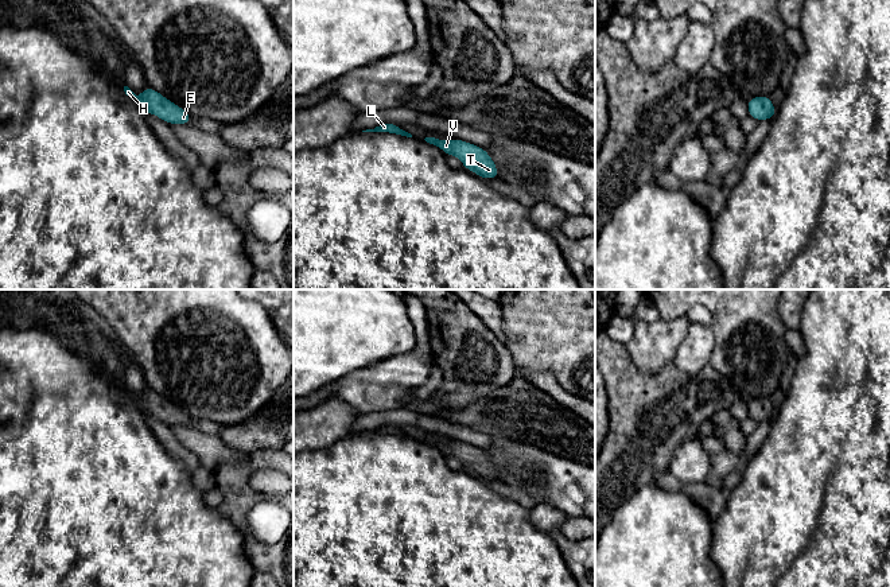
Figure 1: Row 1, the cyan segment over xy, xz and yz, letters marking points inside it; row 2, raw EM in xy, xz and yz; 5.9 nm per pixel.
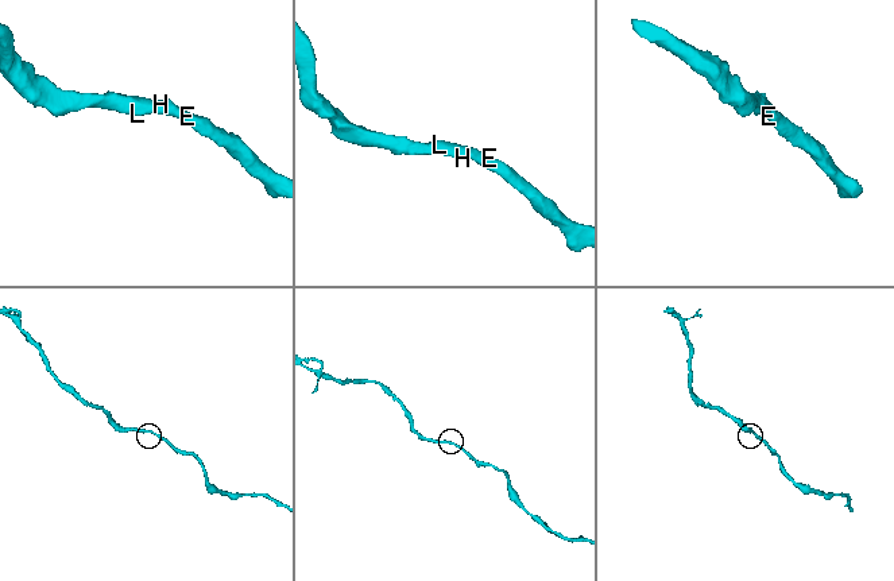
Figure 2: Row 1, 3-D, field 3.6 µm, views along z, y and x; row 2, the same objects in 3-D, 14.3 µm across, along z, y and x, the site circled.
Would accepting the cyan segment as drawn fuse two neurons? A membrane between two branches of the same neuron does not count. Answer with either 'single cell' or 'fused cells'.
single cell

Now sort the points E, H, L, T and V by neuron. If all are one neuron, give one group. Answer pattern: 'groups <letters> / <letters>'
groups E H L T V

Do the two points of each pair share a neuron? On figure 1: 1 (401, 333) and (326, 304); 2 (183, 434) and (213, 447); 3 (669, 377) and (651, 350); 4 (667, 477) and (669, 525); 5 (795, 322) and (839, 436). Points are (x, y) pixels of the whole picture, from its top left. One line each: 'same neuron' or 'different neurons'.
1: same neuron
2: same neuron
3: different neurons
4: different neurons
5: different neurons

